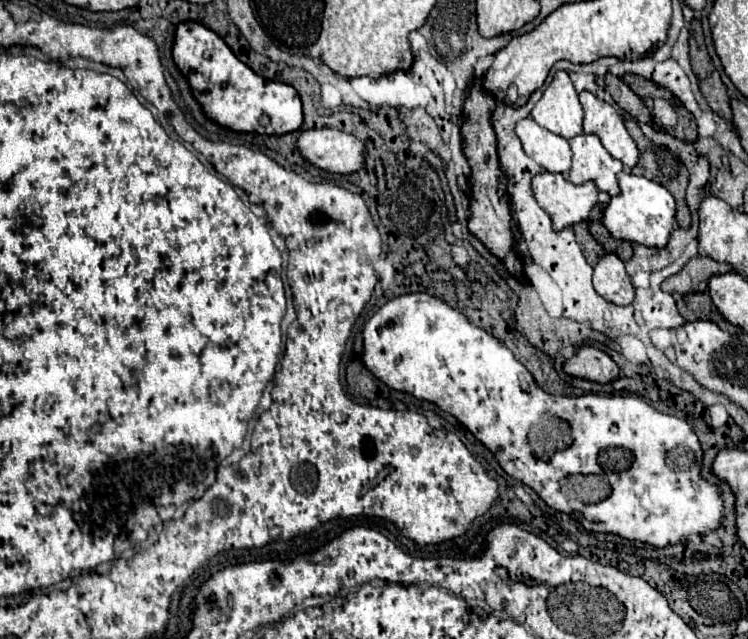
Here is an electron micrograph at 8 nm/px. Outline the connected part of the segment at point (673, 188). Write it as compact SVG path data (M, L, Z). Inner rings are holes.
M626 118L626 128L640 150L640 160L632 168L638 176L650 176L650 180L658 180L662 186L670 188L670 194L676 198L676 222L680 228L690 226L690 212L686 206L686 186L688 186L688 170L678 160L676 154L672 154L668 148L654 146L640 130L638 122L634 118Z

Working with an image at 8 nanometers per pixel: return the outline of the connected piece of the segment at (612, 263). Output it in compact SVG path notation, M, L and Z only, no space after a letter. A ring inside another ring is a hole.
M606 254L594 268L594 290L614 304L632 304L634 286L626 274L624 262L616 254Z

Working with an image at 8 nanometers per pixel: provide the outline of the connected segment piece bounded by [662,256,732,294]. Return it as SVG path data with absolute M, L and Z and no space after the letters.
M708 256L692 258L678 274L666 278L662 282L662 290L668 294L690 294L690 292L704 292L708 290L708 280L718 274L732 272L730 264L720 264L710 260Z

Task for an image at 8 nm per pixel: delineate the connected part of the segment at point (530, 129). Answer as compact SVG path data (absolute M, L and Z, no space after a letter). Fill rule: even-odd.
M530 116L516 124L516 134L522 140L524 152L548 172L568 174L572 150L566 138L552 134L550 130L536 124Z

